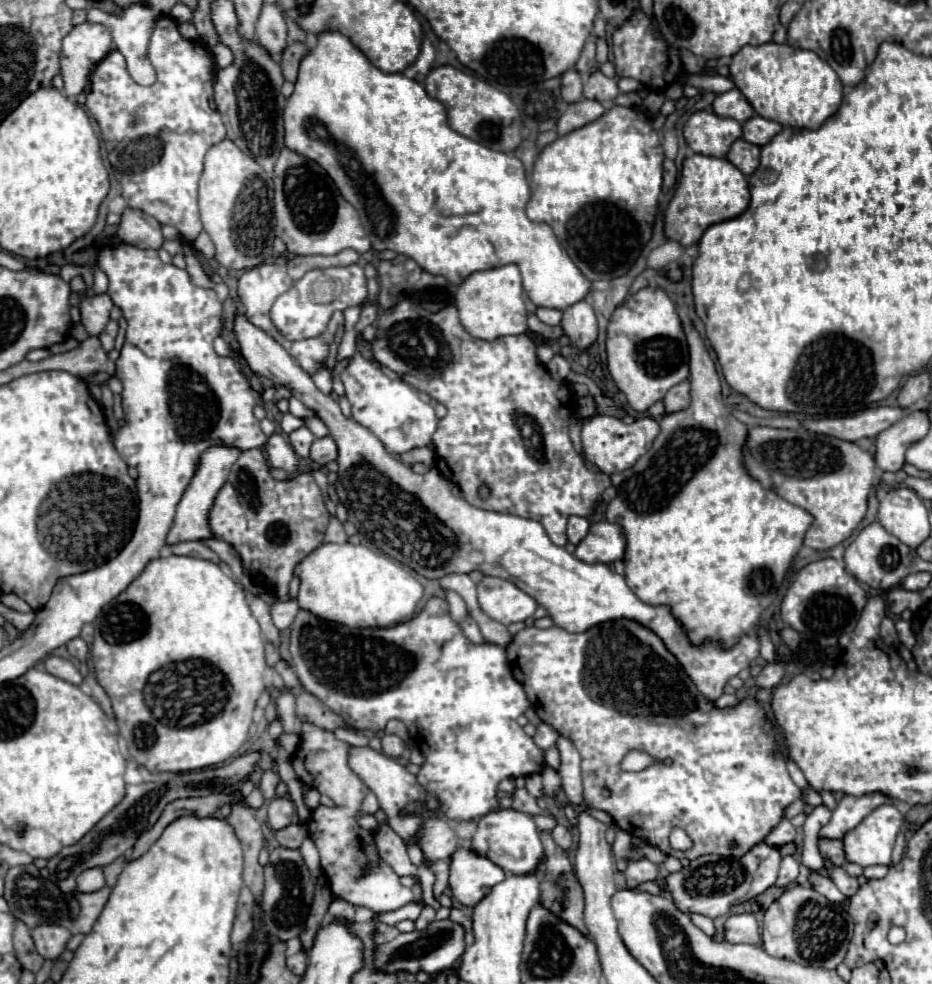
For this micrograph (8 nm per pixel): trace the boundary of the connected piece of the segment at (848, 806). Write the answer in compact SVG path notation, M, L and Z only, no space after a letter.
M881 793L863 797L845 795L833 809L831 821L821 827L819 839L843 839L853 827L857 827L857 823L861 823L865 815L869 815L881 803L893 803L893 801Z

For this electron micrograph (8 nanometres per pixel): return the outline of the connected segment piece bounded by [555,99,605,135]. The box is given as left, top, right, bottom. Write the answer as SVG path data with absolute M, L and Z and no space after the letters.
M581 99L577 103L567 105L567 109L561 113L561 117L557 119L557 135L567 135L569 131L583 127L585 123L591 123L593 119L599 119L605 113L605 107L597 101L589 101L589 99Z

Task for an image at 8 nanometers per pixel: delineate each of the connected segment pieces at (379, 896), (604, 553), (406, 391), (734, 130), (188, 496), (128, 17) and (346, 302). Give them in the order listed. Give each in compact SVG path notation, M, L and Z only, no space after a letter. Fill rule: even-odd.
M309 723L301 725L301 731L303 731L301 745L297 753L293 755L295 773L299 775L303 783L307 783L309 787L315 787L319 793L329 795L335 803L335 807L319 805L309 819L309 837L319 849L321 869L331 885L329 887L331 893L335 897L347 899L351 905L371 907L377 913L395 911L411 903L413 891L403 887L399 883L399 877L393 873L393 869L379 859L373 833L363 831L357 825L355 813L359 811L361 801L369 789L365 787L365 783L361 783L361 779L347 765L349 745L335 739L331 731L319 729ZM363 869L367 869L367 875L363 875Z
M607 519L591 525L589 535L577 545L575 557L585 563L613 563L625 555L625 533L621 525Z
M359 353L341 371L341 381L345 385L347 399L351 403L353 419L367 427L389 453L401 455L415 447L425 447L431 443L431 435L437 429L437 415L431 403L421 401L419 395L403 381L389 379L383 371L375 369Z
M697 111L687 119L683 135L693 153L725 157L731 143L741 137L741 123L711 111Z
M213 447L213 451L205 451L205 455L201 455L201 467L197 469L197 475L193 477L191 485L187 487L181 503L177 505L177 513L173 519L173 527L167 535L167 545L177 545L183 541L205 541L205 539L213 539L211 527L209 527L209 511L215 503L217 493L221 491L221 487L227 483L231 465L237 461L241 451L233 451L233 447Z
M129 5L125 7L119 15L115 13L105 13L101 9L87 9L87 21L91 23L101 23L107 27L107 31L111 33L111 39L115 43L115 49L125 57L127 61L127 71L131 75L131 79L139 85L153 85L155 83L155 71L147 59L147 43L149 43L149 35L153 31L153 23L155 23L157 15L143 5Z
M359 265L311 271L275 301L271 309L271 319L287 339L309 339L323 333L333 311L343 311L351 305L361 305L365 303L365 299L365 275Z

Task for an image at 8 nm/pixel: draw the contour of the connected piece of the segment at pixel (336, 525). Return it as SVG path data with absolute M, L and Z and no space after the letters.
M331 517L331 521L329 521L323 543L327 543L327 541L333 541L333 543L345 543L347 541L347 533L343 531L343 525L341 525L341 521L337 517Z

